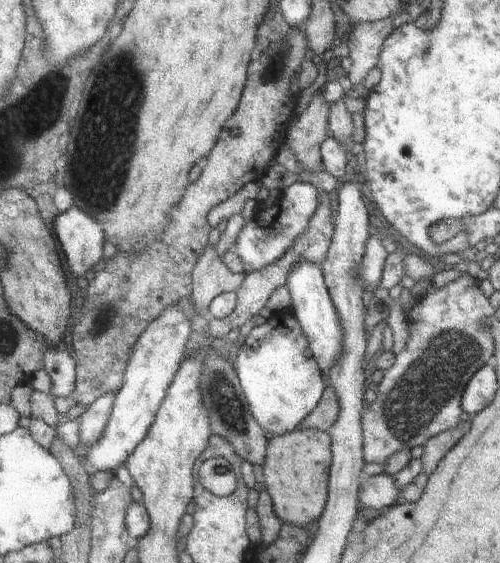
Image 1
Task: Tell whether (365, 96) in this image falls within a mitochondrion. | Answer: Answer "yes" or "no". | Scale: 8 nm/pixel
no

